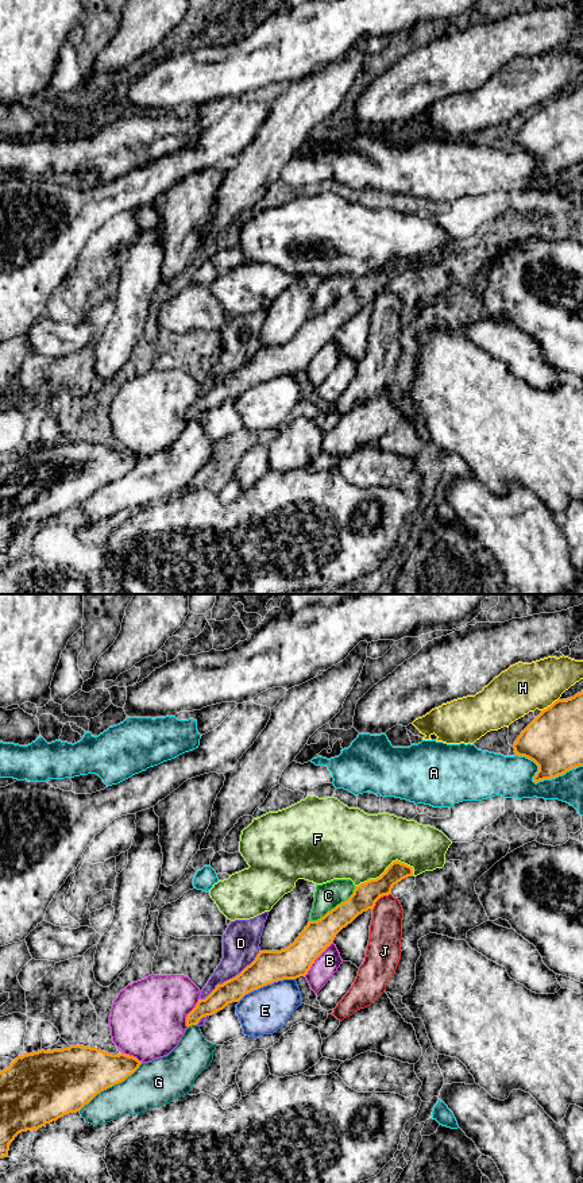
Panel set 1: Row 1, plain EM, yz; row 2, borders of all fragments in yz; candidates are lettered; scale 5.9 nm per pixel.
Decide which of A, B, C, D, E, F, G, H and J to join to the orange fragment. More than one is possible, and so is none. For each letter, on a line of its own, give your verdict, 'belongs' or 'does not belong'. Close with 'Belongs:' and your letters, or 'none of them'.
A: does not belong
B: does not belong
C: does not belong
D: does not belong
E: does not belong
F: does not belong
G: does not belong
H: does not belong
J: does not belong
Belongs: none of them

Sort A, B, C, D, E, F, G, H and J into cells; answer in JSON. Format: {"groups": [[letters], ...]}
{"groups": [["A"], ["B"], ["C"], ["D"], ["E", "G"], ["F"], ["H"], ["J"]]}

